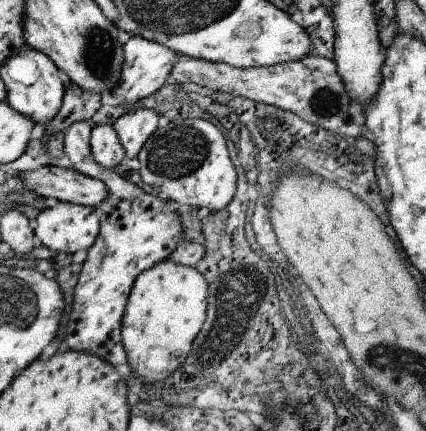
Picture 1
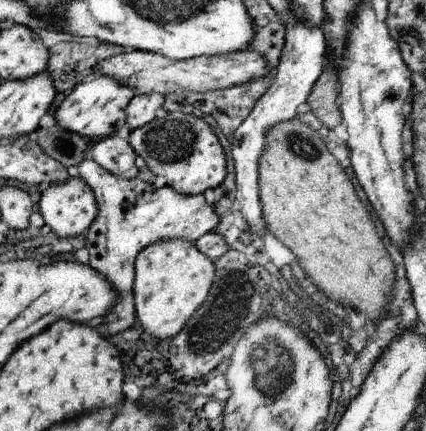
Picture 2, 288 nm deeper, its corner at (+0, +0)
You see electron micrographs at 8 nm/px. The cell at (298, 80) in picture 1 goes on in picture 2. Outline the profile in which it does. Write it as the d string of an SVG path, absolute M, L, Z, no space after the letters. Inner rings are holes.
M237 50L235 54L223 56L201 56L191 60L171 60L163 54L153 52L129 52L115 58L107 58L101 62L93 74L93 78L113 78L119 84L127 84L135 96L145 94L171 94L175 90L189 90L193 94L205 94L213 90L227 90L231 86L241 86L245 82L253 82L255 78L263 78L269 74L267 60L251 50Z

